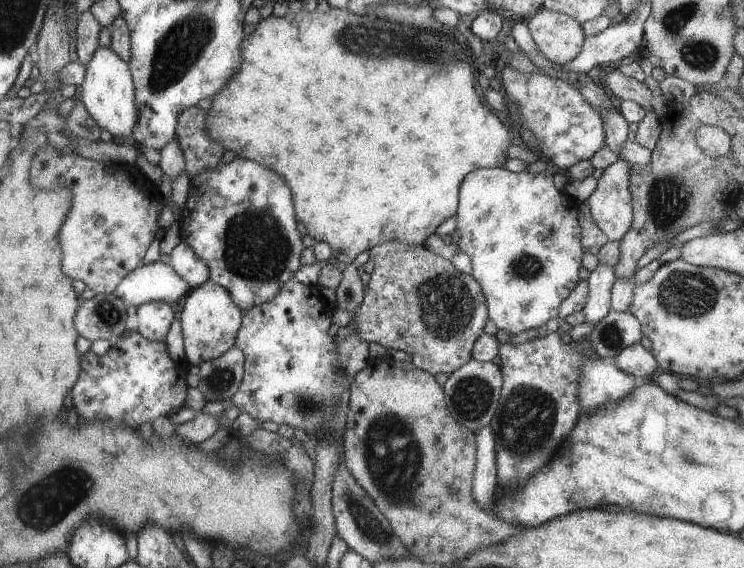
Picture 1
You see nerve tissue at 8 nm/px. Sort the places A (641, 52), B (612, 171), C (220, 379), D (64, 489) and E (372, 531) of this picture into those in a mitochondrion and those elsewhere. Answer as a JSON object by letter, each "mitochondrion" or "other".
{"A":"other","B":"other","C":"mitochondrion","D":"mitochondrion","E":"mitochondrion"}

